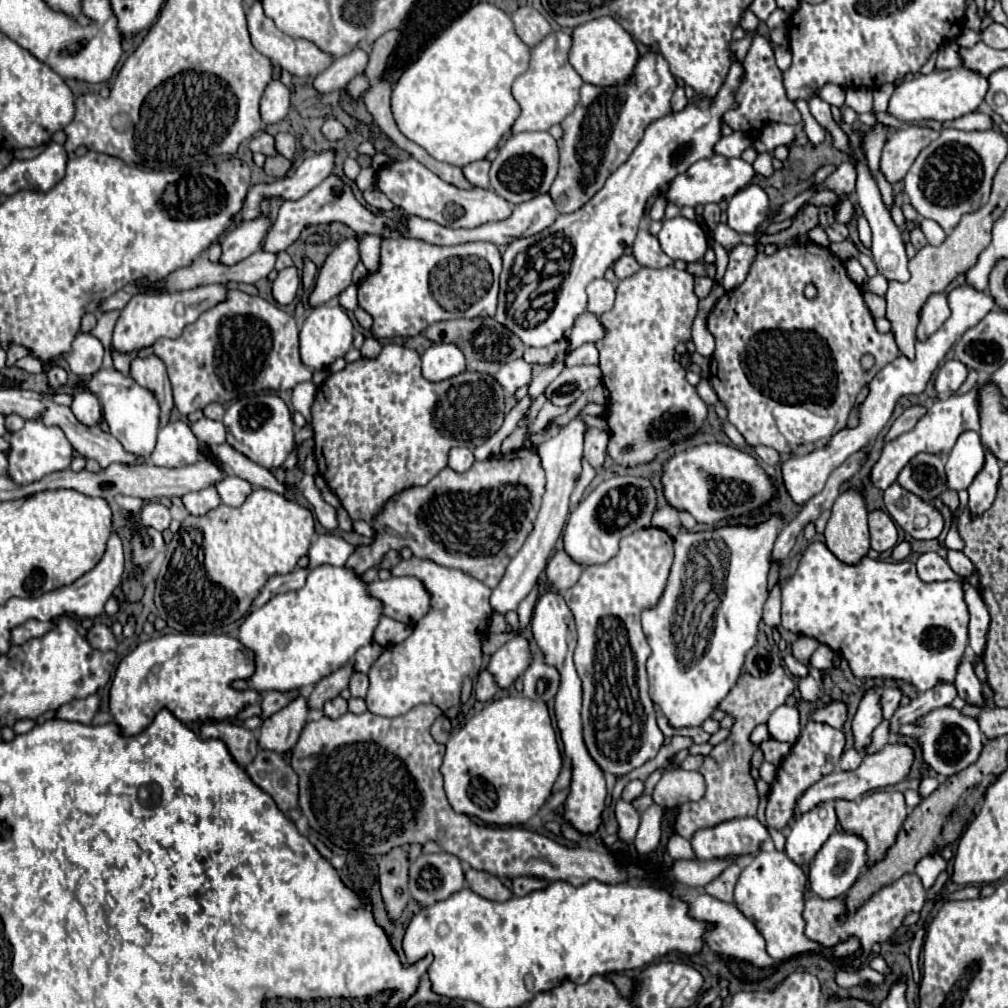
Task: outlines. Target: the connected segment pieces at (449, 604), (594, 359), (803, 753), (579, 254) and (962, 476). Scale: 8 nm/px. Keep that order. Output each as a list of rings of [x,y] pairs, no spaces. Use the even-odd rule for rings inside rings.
[[[409,559],[409,561],[399,561],[393,567],[393,575],[415,575],[427,585],[427,591],[431,593],[431,613],[423,617],[415,631],[403,641],[393,645],[393,649],[383,651],[383,655],[377,659],[377,663],[369,671],[369,693],[367,693],[367,709],[375,715],[385,715],[385,717],[397,717],[407,713],[411,707],[419,703],[433,703],[439,709],[447,711],[449,707],[457,707],[461,703],[461,687],[463,679],[471,677],[475,679],[481,671],[481,635],[487,631],[487,619],[491,617],[491,589],[477,581],[475,577],[435,565],[433,561],[423,561],[423,559]]]
[[[593,343],[581,345],[565,361],[567,367],[573,367],[573,365],[597,365],[597,363],[599,363],[599,351],[597,351],[597,347]]]
[[[807,723],[807,727],[803,727],[803,731],[801,731],[799,739],[795,741],[795,745],[791,747],[789,755],[777,767],[777,777],[775,777],[775,783],[771,785],[771,793],[767,799],[767,811],[765,811],[767,827],[771,831],[787,833],[791,817],[797,807],[797,799],[813,783],[817,783],[823,775],[829,775],[837,767],[839,757],[843,753],[843,745],[845,745],[845,737],[839,729],[833,729],[825,723]]]
[[[733,61],[721,89],[713,97],[703,97],[695,93],[693,99],[685,105],[685,109],[671,111],[669,115],[653,121],[645,129],[645,135],[633,149],[631,157],[615,173],[611,173],[603,189],[597,191],[591,201],[587,201],[575,213],[559,215],[555,223],[539,235],[529,239],[515,239],[503,253],[499,305],[493,319],[513,331],[525,347],[547,347],[559,341],[571,329],[575,317],[587,309],[587,285],[593,279],[603,277],[605,269],[609,269],[625,253],[625,247],[633,245],[649,197],[663,189],[673,177],[685,173],[693,163],[709,159],[713,155],[713,147],[721,139],[723,115],[729,109],[737,109],[735,93],[741,85],[741,79],[743,65],[739,61]],[[547,237],[555,237],[555,241],[561,241],[555,251],[565,253],[569,269],[565,273],[553,273],[557,275],[555,279],[559,283],[555,289],[533,293],[531,297],[527,297],[529,301],[519,301],[523,283],[511,283],[513,261],[521,251],[527,251],[531,245]]]
[[[975,431],[961,433],[945,463],[947,487],[967,489],[975,479],[975,475],[983,469],[983,465],[985,465],[985,447],[979,439],[979,433]]]

